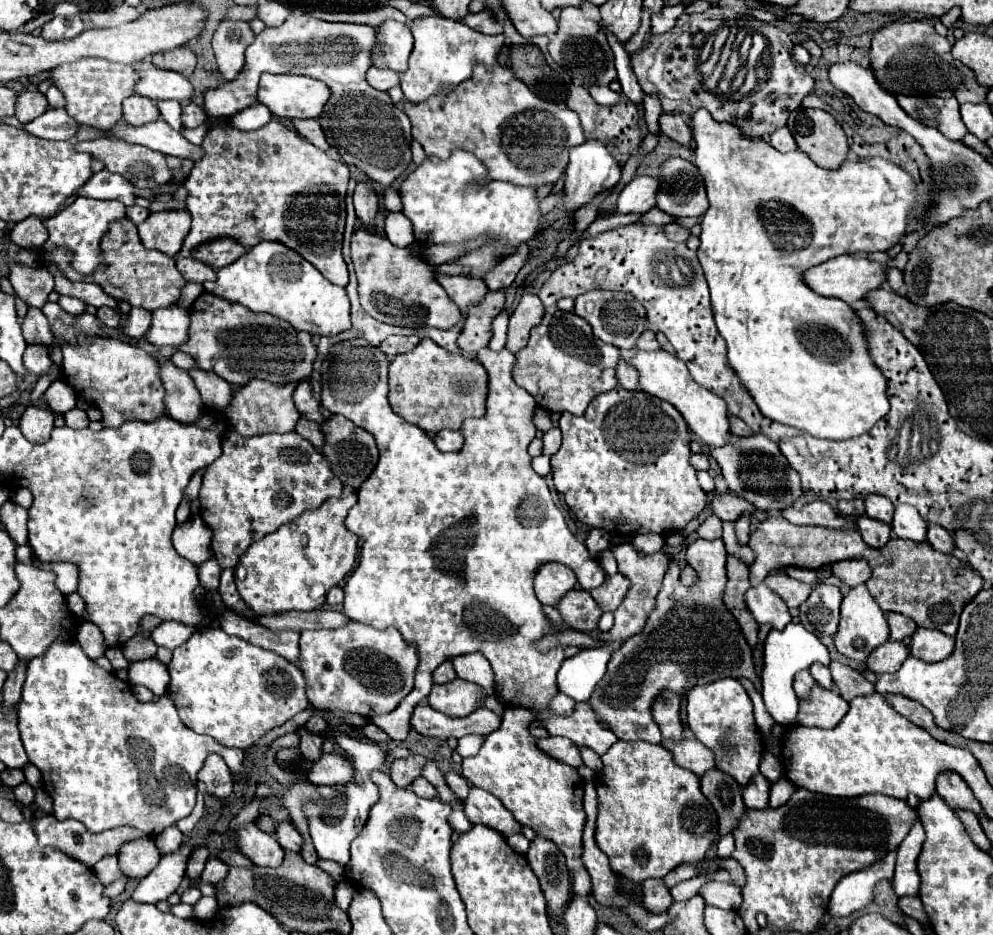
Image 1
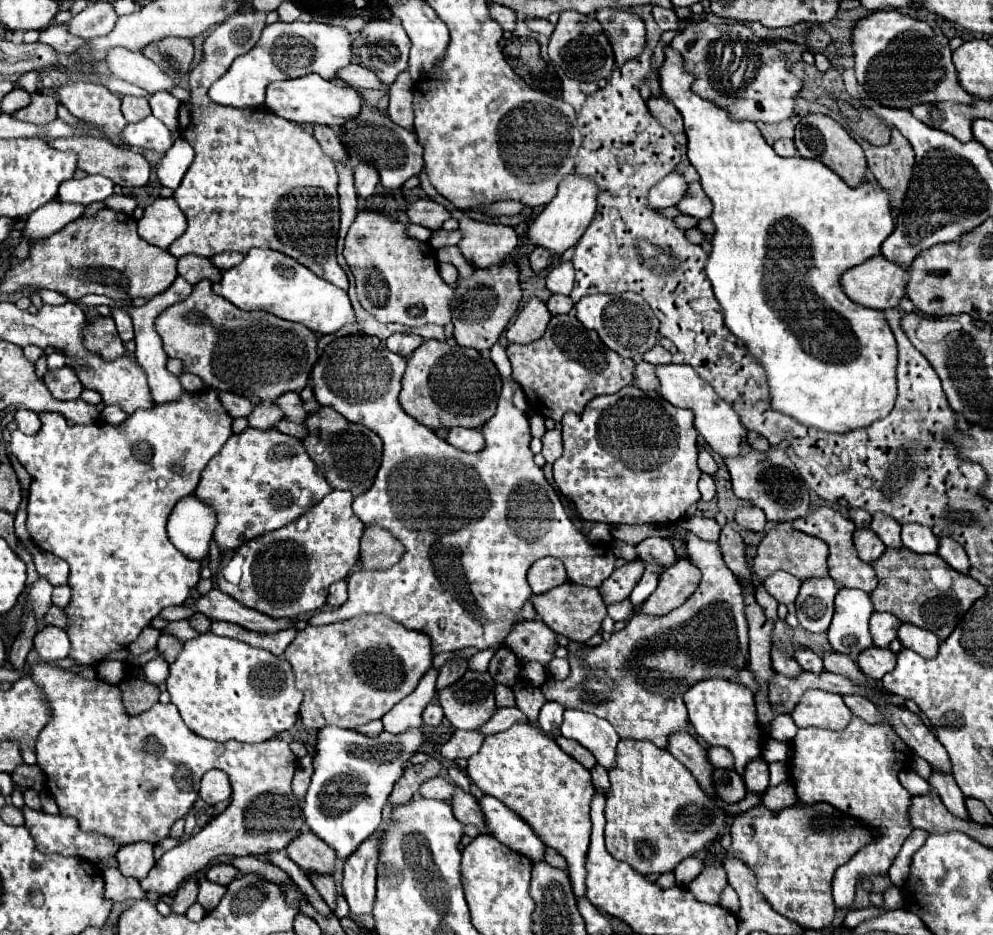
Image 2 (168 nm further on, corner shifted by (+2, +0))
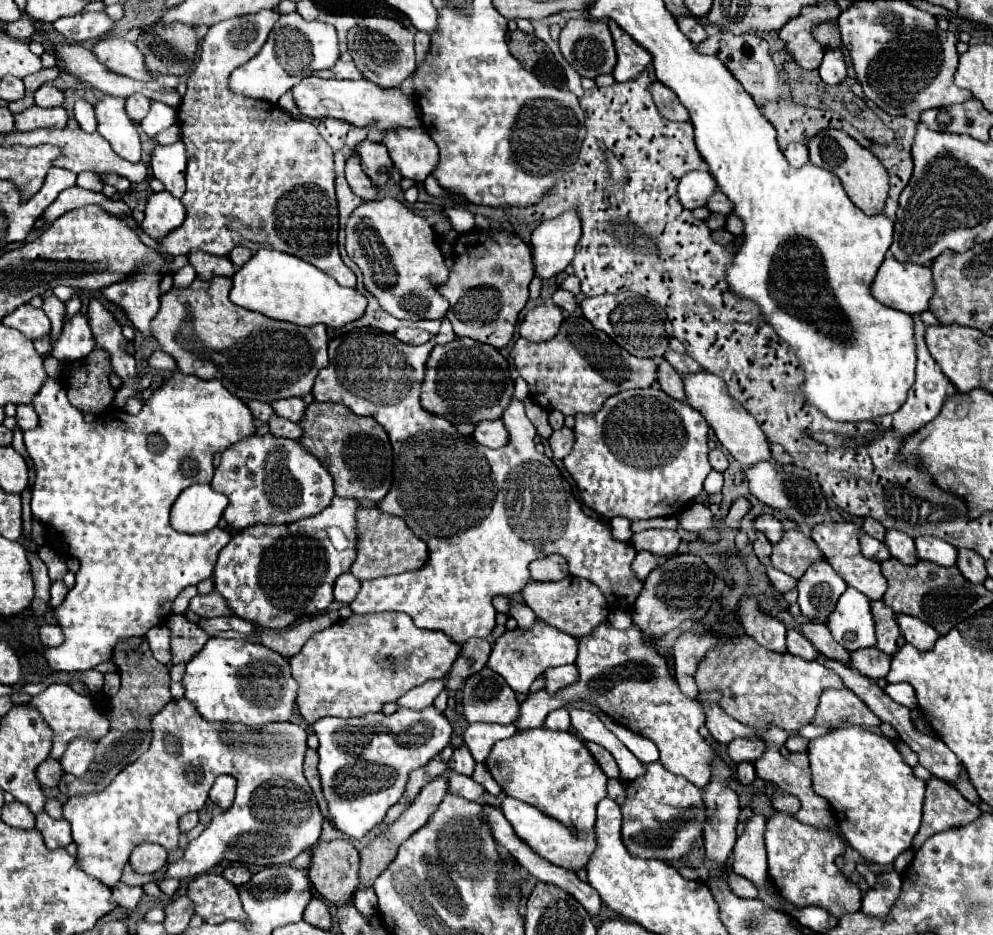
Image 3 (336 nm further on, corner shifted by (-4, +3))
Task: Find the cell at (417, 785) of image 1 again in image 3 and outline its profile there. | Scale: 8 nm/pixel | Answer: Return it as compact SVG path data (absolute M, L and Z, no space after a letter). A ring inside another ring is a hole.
M455 771L449 773L449 793L455 793L455 795L461 795L465 799L471 799L471 801L479 801L481 795L485 793L485 787L475 783L473 777L467 777L467 775L459 775Z

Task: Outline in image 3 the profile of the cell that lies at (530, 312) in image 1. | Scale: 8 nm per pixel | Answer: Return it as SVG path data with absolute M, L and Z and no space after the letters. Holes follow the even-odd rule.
M543 303L525 315L525 321L519 325L519 335L527 341L547 341L559 333L561 323L561 307L553 303Z

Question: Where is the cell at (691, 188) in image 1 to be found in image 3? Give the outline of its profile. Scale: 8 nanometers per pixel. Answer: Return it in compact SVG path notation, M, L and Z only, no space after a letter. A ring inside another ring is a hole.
M717 191L713 197L711 197L711 201L707 201L707 207L713 211L713 213L721 213L721 215L731 215L733 211L733 203L721 193L721 191Z

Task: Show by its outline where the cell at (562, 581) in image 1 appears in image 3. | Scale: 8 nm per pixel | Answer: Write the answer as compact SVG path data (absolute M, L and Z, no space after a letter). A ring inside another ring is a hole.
M549 555L543 559L537 559L529 565L531 579L535 581L559 581L569 577L567 561L561 555Z

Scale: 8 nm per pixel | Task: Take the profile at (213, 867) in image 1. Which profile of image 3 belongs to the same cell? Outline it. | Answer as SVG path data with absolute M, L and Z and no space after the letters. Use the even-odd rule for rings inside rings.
M233 865L233 867L227 867L227 869L223 871L223 877L225 877L227 881L231 881L233 885L243 885L243 883L247 883L247 881L251 879L251 873L249 873L249 869L243 867L243 865Z

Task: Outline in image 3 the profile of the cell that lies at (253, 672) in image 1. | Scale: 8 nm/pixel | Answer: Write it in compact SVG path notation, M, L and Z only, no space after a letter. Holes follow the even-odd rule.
M213 637L205 647L187 663L183 677L185 697L195 703L197 711L209 721L231 721L243 725L265 725L273 721L289 721L297 697L297 683L293 681L289 661L265 645L253 645L241 639L219 639Z

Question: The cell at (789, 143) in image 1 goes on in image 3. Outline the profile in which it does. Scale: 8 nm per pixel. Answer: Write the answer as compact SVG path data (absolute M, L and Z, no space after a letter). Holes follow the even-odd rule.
M789 145L783 153L793 167L803 167L809 161L809 151L805 145Z

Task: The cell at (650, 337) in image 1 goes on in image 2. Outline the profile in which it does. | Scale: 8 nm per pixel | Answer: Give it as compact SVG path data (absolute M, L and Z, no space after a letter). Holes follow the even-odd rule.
M655 344L651 350L647 350L643 356L641 356L645 362L649 364L669 364L671 362L671 354L661 346L661 344Z

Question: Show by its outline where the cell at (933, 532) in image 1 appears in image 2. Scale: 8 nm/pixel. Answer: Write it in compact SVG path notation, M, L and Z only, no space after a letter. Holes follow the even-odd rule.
M943 536L939 538L939 548L937 548L937 556L943 558L951 568L959 570L959 572L965 572L971 568L969 560L967 560L967 554L965 550L961 548L961 544L957 544L953 538L949 536Z

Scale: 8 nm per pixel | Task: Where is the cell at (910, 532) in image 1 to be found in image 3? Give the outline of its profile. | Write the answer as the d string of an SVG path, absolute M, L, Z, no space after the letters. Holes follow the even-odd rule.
M919 537L915 545L917 555L923 561L931 561L939 567L953 567L957 563L957 549L947 545L947 541L939 541L937 537Z

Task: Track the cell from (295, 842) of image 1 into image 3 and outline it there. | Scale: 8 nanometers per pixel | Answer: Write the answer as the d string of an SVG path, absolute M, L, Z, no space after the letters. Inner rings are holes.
M339 839L329 843L319 843L313 847L313 859L309 865L309 879L313 889L333 905L347 905L353 901L353 893L359 887L359 851L351 841Z

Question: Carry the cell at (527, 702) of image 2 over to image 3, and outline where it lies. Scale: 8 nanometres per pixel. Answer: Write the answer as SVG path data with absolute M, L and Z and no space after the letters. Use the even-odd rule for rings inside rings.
M539 621L531 629L517 627L513 631L505 631L501 637L497 637L493 651L489 655L487 667L491 667L495 673L499 673L515 693L529 693L531 683L547 667L575 663L575 659L577 659L577 639L571 637L569 633L563 633L555 627Z

